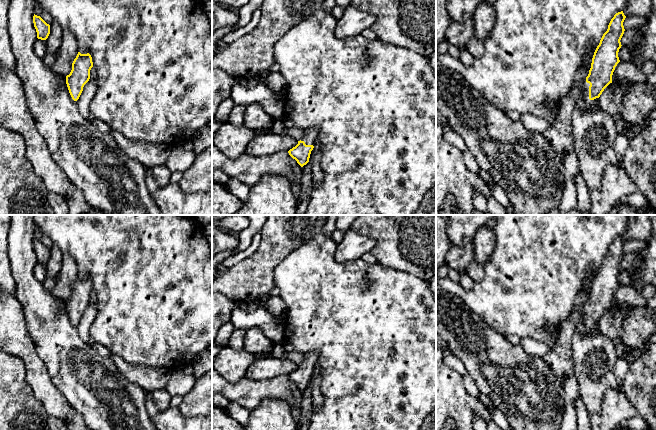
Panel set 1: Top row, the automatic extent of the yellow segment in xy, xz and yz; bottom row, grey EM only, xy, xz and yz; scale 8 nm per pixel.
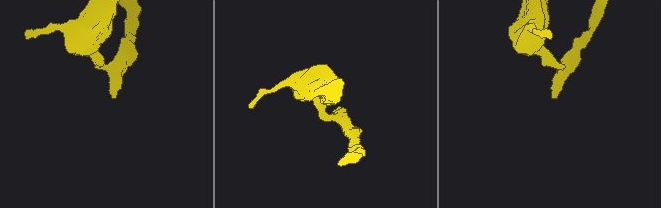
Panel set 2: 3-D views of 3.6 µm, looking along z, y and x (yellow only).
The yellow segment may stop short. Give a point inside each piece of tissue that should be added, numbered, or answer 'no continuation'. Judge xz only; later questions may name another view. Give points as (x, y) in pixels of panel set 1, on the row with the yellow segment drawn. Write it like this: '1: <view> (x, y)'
1: xz (311, 134)

